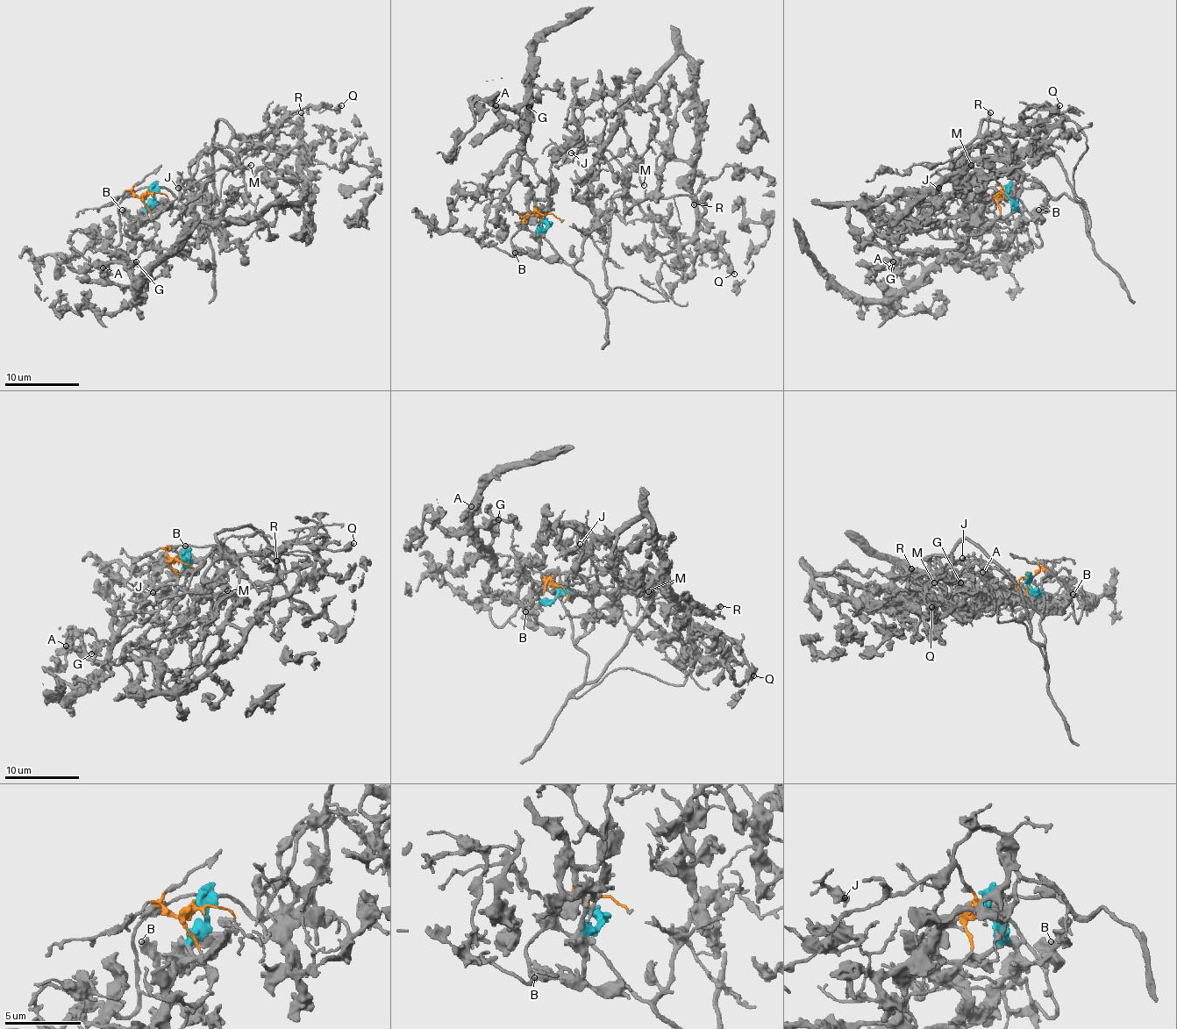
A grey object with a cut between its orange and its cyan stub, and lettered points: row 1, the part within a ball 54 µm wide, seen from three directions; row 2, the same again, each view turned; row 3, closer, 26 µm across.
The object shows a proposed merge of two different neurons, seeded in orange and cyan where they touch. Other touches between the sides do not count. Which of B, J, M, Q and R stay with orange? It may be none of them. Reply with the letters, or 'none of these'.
J, M, Q, R

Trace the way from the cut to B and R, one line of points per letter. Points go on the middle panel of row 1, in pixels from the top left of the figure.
B: (540, 220), (546, 225), (535, 237), (538, 240), (538, 248), (514, 253)
R: (540, 218), (529, 214), (524, 224), (570, 265), (583, 235), (606, 259), (613, 199), (691, 196), (693, 205)

